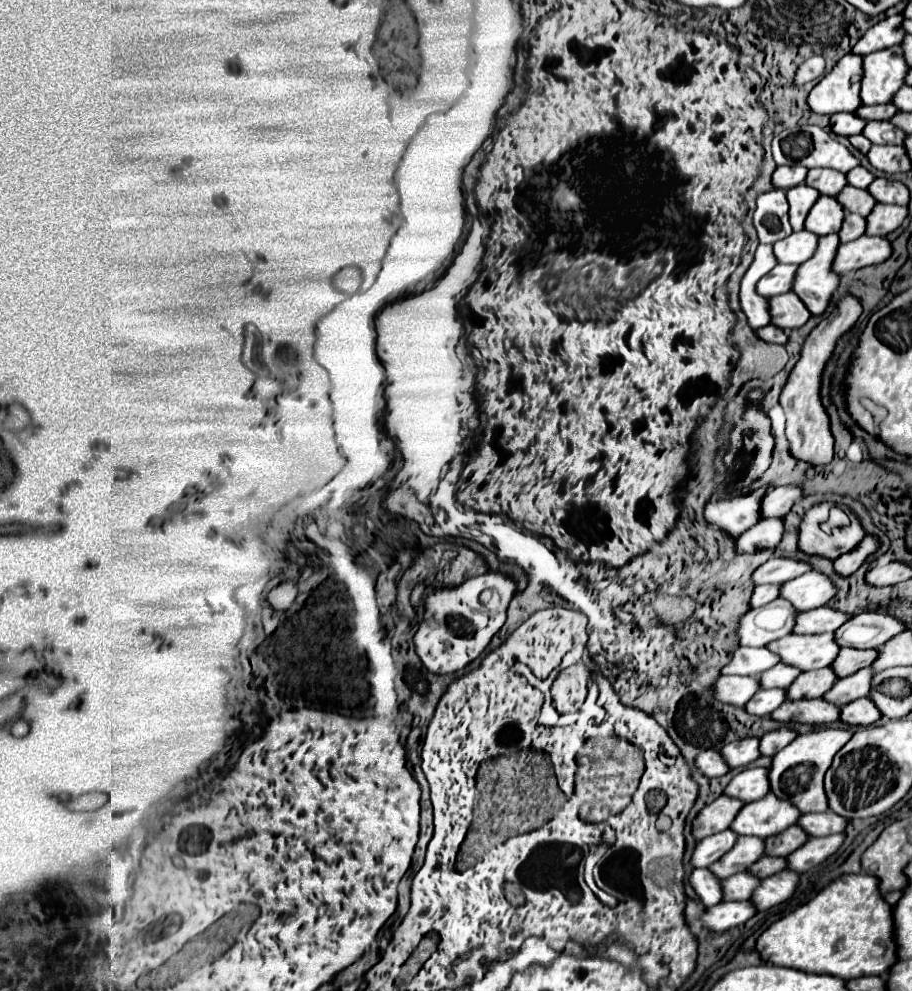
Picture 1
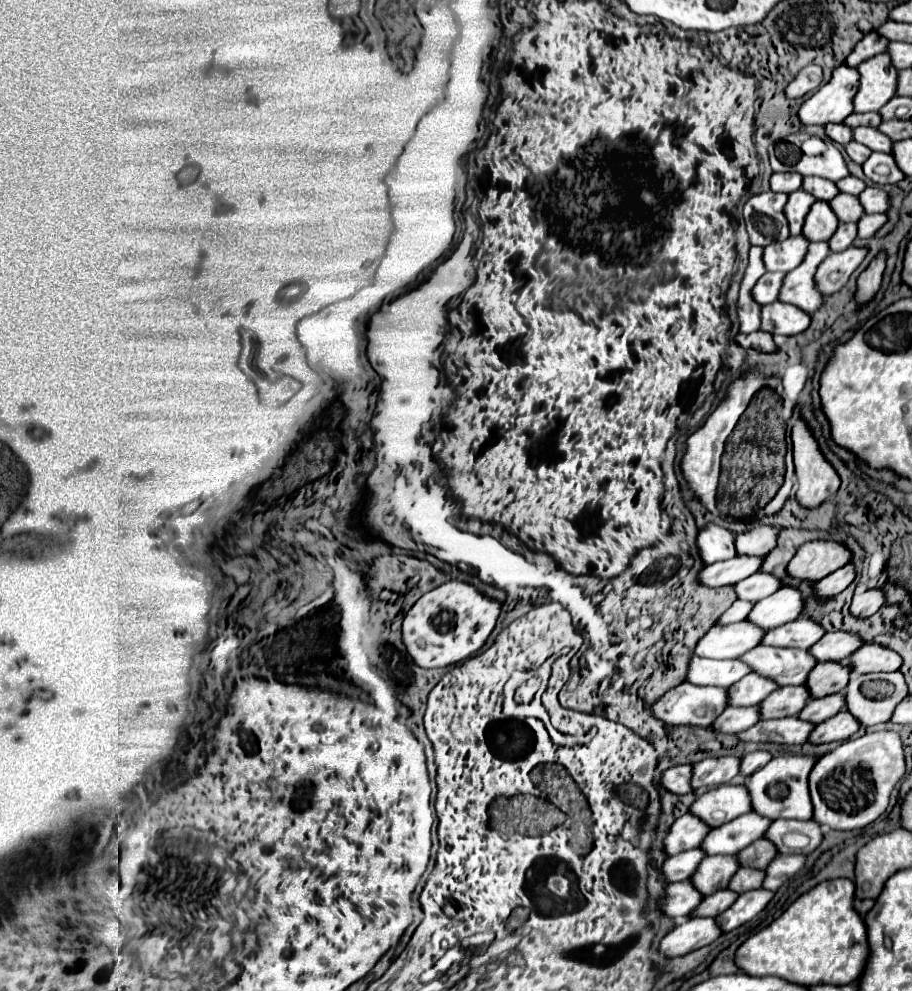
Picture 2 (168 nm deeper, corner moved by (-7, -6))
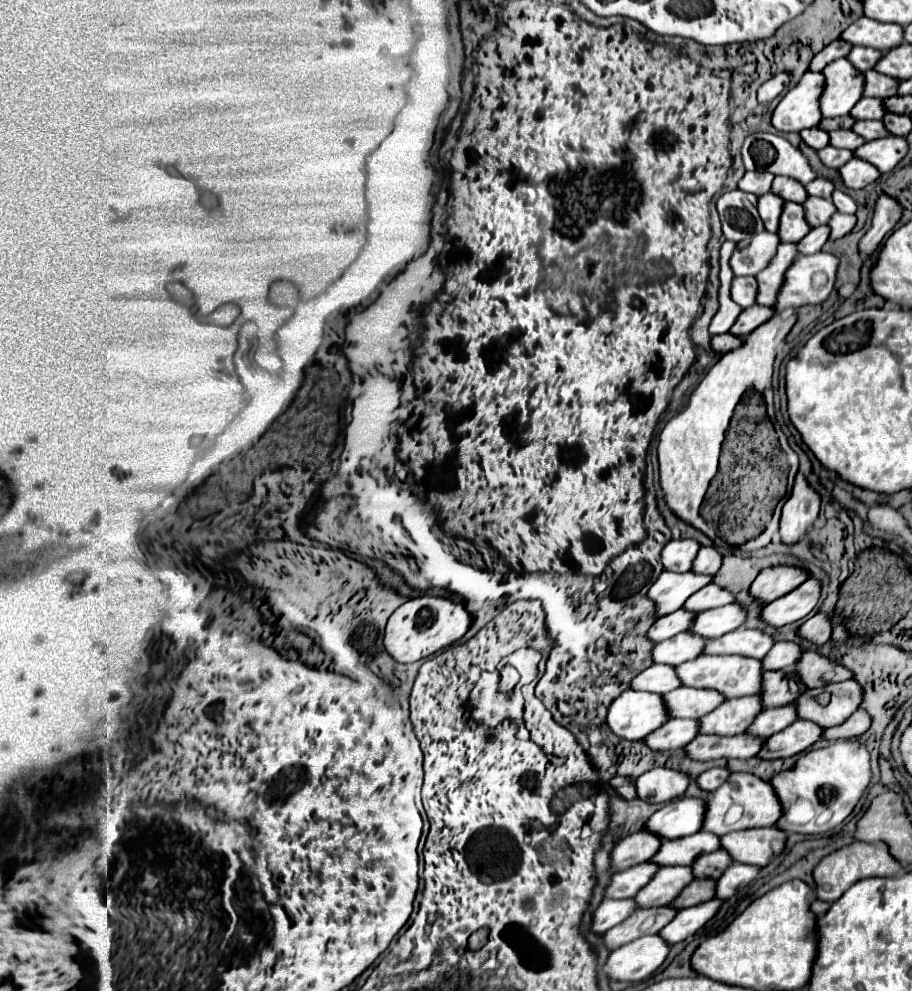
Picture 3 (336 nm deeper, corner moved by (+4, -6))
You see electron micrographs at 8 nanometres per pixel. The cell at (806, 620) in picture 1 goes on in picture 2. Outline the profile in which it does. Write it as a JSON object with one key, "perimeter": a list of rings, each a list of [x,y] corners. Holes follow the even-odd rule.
{"perimeter":[[[800,617],[788,625],[776,627],[764,637],[764,645],[780,645],[780,647],[798,647],[798,649],[810,649],[814,643],[824,637],[824,627],[812,619]]]}

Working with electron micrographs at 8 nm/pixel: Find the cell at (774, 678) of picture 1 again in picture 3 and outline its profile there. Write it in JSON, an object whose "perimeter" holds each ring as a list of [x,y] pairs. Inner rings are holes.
{"perimeter":[[[673,689],[663,695],[667,717],[671,719],[697,719],[715,709],[723,697],[711,689]]]}

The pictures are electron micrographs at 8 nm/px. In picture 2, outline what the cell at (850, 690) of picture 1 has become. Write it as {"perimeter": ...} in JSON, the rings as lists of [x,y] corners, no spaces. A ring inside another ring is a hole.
{"perimeter":[[[840,691],[834,695],[826,695],[826,697],[808,701],[808,709],[804,709],[804,713],[800,713],[800,719],[812,721],[812,723],[822,723],[844,709],[846,709],[846,693]]]}

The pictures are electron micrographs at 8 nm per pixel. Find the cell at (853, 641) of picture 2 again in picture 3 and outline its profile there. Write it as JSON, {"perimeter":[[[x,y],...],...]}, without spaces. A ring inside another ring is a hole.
{"perimeter":[[[779,641],[771,647],[771,651],[761,659],[761,669],[765,671],[791,671],[793,661],[801,655],[801,647],[793,641]]]}

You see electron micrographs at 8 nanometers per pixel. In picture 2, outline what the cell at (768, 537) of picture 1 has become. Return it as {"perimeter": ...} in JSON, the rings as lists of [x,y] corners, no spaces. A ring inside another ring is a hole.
{"perimeter":[[[734,555],[732,559],[706,565],[704,571],[700,573],[700,581],[706,583],[708,587],[732,585],[746,579],[752,573],[758,573],[764,561],[766,561],[764,555],[748,555],[748,557]]]}

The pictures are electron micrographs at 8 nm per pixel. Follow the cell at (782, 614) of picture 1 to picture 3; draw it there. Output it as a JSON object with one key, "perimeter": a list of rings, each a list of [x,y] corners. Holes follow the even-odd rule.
{"perimeter":[[[679,633],[671,639],[655,643],[651,649],[651,659],[653,659],[653,663],[681,665],[681,661],[699,657],[701,645],[705,645],[705,641],[701,641],[701,637],[693,637],[693,633]]]}

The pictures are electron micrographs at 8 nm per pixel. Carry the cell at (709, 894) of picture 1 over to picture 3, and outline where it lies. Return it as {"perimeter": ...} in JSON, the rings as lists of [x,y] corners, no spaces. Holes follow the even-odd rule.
{"perimeter":[[[607,899],[603,901],[593,913],[591,913],[591,931],[593,933],[605,933],[605,929],[611,929],[613,925],[621,923],[629,913],[635,911],[633,899]]]}

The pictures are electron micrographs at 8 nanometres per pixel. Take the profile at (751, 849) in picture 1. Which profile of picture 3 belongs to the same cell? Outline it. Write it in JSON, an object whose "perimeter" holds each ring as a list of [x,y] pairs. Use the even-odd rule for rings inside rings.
{"perimeter":[[[661,867],[651,877],[651,881],[633,897],[637,903],[635,907],[649,909],[667,905],[667,901],[671,901],[689,881],[693,881],[689,867]]]}

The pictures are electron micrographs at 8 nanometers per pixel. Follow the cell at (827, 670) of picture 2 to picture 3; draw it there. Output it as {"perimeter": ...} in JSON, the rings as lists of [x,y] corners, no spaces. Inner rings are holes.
{"perimeter":[[[781,671],[763,673],[761,681],[763,681],[763,687],[759,691],[759,695],[763,695],[761,709],[789,705],[793,703],[793,697],[797,697],[797,693],[805,691],[805,687],[799,683],[799,677],[793,681],[793,675]]]}

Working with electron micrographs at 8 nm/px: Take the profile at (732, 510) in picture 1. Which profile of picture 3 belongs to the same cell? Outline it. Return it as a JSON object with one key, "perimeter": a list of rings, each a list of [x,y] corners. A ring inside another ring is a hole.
{"perimeter":[[[679,539],[679,541],[669,541],[661,549],[661,565],[665,571],[673,573],[685,573],[689,571],[689,561],[697,555],[699,543],[693,539]]]}

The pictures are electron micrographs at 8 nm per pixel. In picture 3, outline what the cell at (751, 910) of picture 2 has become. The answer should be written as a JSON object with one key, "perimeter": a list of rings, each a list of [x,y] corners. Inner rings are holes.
{"perimeter":[[[711,899],[701,905],[681,909],[657,935],[665,943],[675,945],[675,943],[687,939],[689,935],[693,935],[697,929],[701,929],[717,913],[719,905],[721,905],[721,899]]]}

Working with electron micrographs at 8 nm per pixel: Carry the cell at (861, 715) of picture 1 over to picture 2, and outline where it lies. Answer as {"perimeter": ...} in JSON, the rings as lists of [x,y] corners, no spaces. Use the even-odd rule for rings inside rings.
{"perimeter":[[[844,711],[844,713],[838,713],[836,717],[816,725],[816,729],[812,731],[810,739],[812,743],[830,743],[830,741],[846,741],[850,739],[858,729],[860,729],[860,721],[850,713],[850,711]]]}

